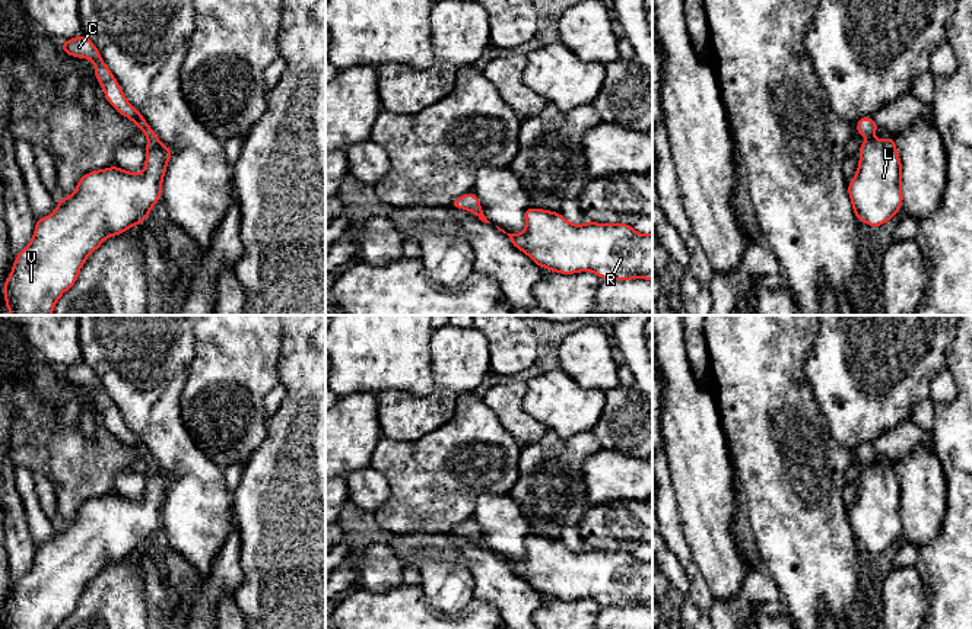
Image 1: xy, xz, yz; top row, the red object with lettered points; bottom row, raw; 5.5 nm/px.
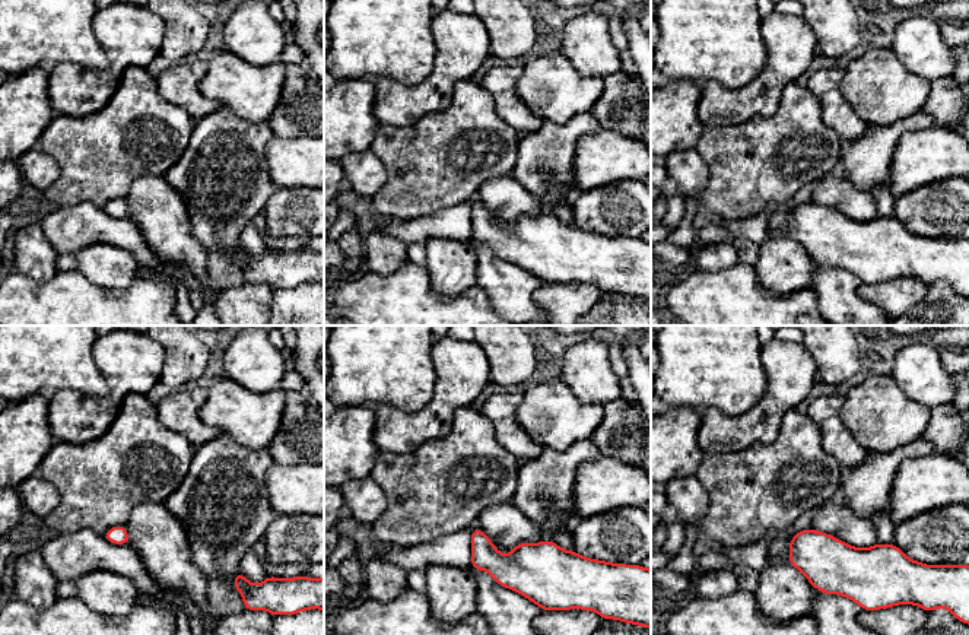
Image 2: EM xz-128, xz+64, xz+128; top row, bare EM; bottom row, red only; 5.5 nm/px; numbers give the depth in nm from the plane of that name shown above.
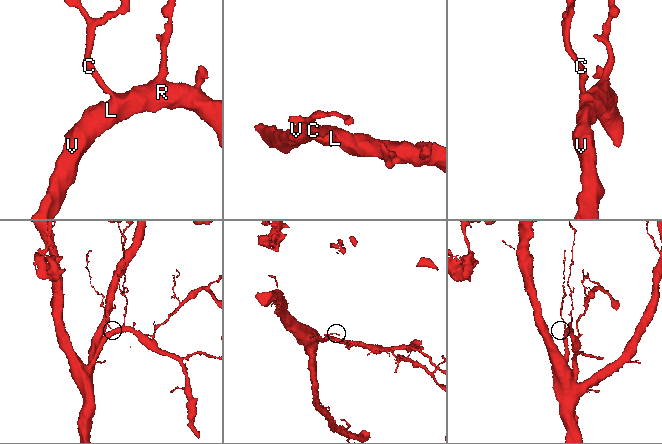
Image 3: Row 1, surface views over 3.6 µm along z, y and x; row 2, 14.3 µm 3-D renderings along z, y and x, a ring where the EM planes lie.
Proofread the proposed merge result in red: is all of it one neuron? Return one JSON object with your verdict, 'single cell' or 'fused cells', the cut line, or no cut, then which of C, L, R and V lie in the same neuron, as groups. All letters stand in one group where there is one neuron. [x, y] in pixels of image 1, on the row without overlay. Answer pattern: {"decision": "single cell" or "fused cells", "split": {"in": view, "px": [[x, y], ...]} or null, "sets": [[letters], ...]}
{"decision": "single cell", "split": null, "sets": [["C", "L", "R", "V"]]}

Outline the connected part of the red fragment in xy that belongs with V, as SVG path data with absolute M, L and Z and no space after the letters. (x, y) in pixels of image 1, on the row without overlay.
M83 360L61 377L95 391L95 404L107 428L147 464L142 501L111 493L85 501L55 537L36 546L34 563L18 579L4 607L6 629L57 629L77 607L86 585L114 562L144 549L162 522L162 508L172 476L162 471L143 442L124 423L98 375Z

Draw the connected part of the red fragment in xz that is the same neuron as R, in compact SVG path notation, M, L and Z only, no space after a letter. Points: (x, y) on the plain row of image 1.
M528 534L524 539L525 557L506 560L511 571L527 581L539 594L562 601L593 598L600 606L652 609L652 560L642 562L628 550L574 552L559 539Z

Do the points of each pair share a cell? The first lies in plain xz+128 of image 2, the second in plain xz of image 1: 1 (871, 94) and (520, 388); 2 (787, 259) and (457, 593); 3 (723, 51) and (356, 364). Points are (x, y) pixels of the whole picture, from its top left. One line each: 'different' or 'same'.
1: different
2: same
3: same

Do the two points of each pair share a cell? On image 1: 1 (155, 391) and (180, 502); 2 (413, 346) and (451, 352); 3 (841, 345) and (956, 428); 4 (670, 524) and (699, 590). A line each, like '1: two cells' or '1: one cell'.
1: one cell
2: two cells
3: two cells
4: one cell

